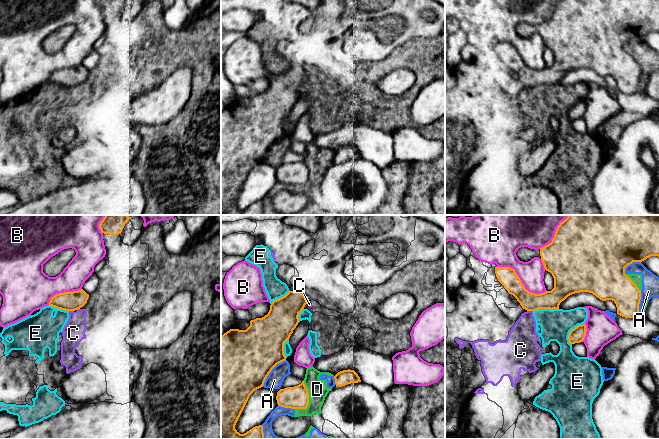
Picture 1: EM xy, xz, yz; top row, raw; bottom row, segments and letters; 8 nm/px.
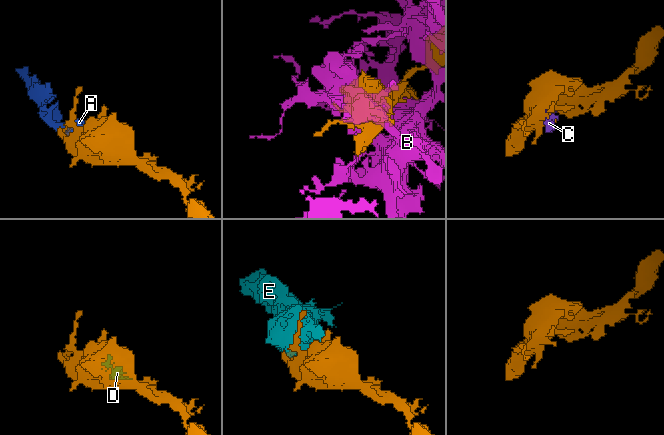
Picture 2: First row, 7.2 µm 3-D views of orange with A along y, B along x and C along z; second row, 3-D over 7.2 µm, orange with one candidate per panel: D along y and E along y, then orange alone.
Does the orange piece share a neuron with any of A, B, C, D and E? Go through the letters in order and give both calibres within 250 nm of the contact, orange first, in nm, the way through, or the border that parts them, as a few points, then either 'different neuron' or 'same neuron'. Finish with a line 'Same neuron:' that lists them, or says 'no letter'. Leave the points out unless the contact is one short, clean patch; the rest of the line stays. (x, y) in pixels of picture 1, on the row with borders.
A: 480/130 nm | different neuron
B: 150/200 nm | different neuron
C: 150/240 nm | different neuron
D: 190/160 nm | different neuron
E: 120/240 nm | different neuron
Same neuron: no letter

